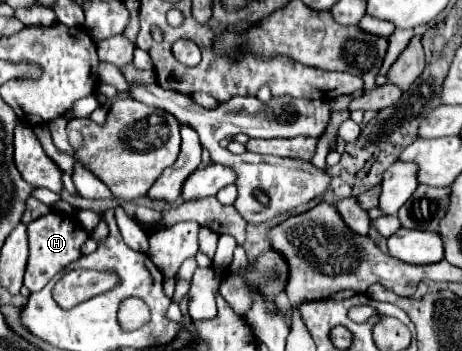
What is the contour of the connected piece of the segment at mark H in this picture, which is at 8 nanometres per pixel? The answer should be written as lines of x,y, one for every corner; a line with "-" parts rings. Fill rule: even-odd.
52,211
28,225
28,247
30,247
30,257
26,265
26,275
24,275
24,285
34,293
40,291
56,273
60,273
64,267
74,263
80,257
80,245
88,239
88,233
80,229
78,223
72,221
68,213
62,211

